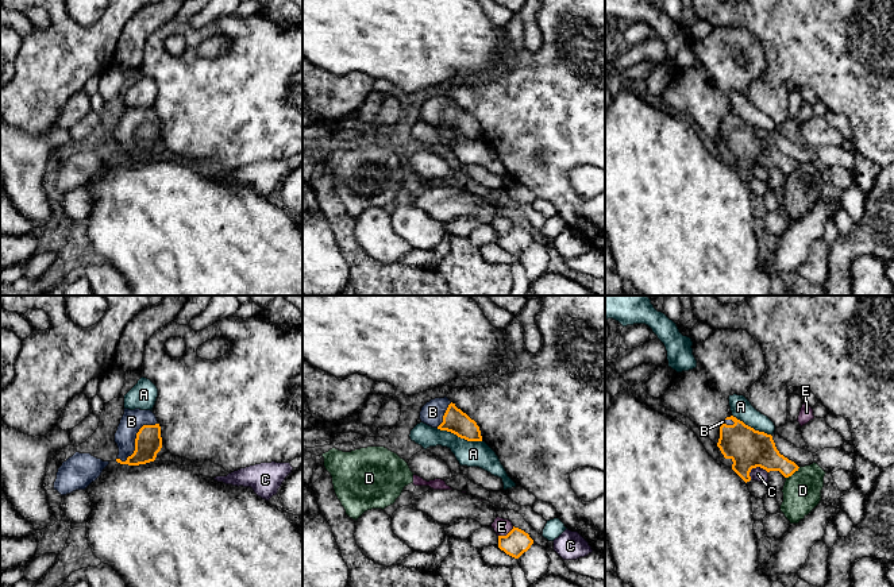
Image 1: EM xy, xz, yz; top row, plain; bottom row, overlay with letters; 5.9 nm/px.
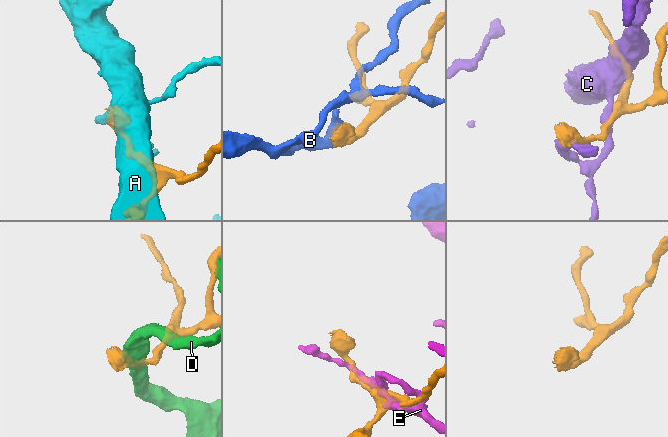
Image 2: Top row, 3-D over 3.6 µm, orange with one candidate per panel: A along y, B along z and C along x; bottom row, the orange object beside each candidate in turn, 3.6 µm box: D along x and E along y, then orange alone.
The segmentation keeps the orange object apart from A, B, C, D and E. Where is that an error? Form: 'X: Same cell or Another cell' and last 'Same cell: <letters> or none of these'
A: Another cell
B: Same cell
C: Another cell
D: Another cell
E: Another cell
Same cell: B

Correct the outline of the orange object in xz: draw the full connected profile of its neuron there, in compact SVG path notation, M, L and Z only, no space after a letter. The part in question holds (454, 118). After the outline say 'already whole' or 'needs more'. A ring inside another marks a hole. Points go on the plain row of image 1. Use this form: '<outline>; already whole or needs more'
M447 94L427 100L420 109L421 120L447 128L467 139L482 139L479 124Z; needs more

